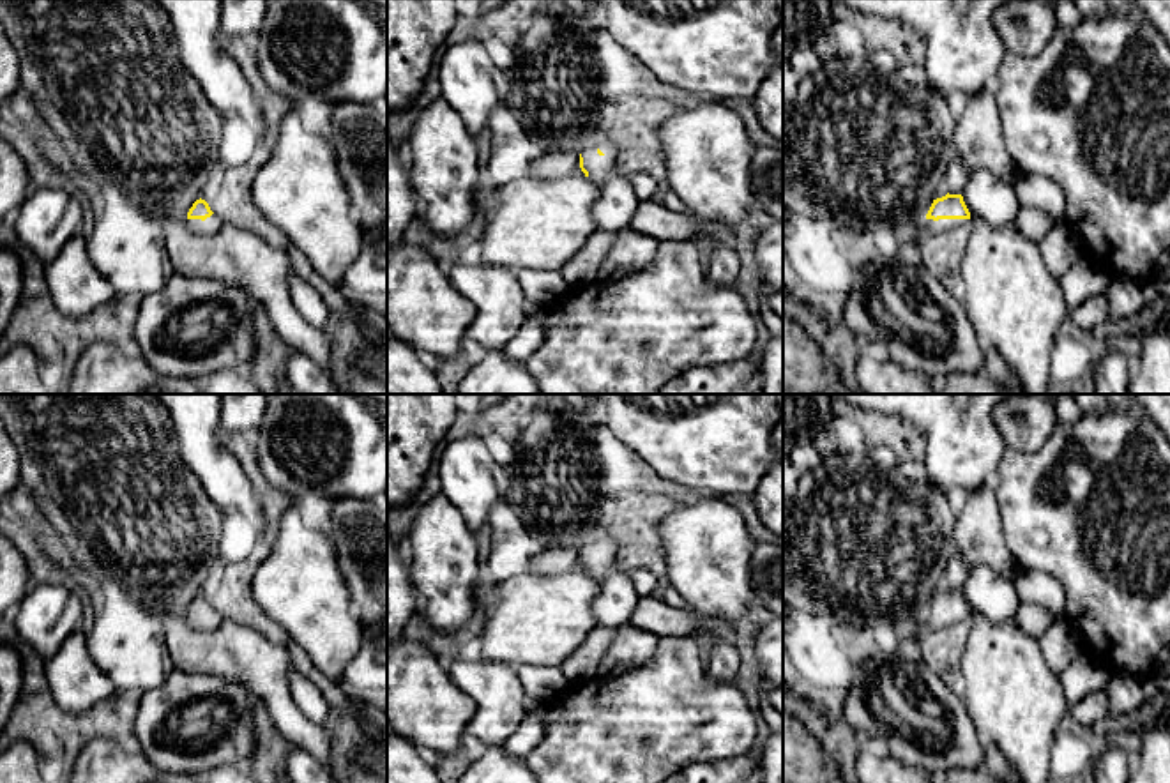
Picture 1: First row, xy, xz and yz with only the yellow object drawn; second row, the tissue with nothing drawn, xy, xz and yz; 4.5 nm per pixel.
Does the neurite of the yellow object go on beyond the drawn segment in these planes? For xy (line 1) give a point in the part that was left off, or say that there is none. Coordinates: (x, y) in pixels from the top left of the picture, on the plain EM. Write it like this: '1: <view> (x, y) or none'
1: xy (211, 621)

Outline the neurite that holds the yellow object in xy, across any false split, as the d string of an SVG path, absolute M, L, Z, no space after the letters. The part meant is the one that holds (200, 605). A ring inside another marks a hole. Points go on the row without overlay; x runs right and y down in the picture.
M196 596L187 608L187 615L201 615L203 624L201 629L210 631L223 624L221 615L210 606L205 596Z

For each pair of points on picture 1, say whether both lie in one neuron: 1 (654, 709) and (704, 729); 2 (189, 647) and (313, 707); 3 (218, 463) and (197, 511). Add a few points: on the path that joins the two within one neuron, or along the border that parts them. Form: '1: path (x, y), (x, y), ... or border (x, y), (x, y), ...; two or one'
1: path (667, 714), (691, 720); one
2: border (288, 672), (290, 699), (310, 720), (320, 725); two
3: border (181, 456), (200, 488), (221, 513); two

